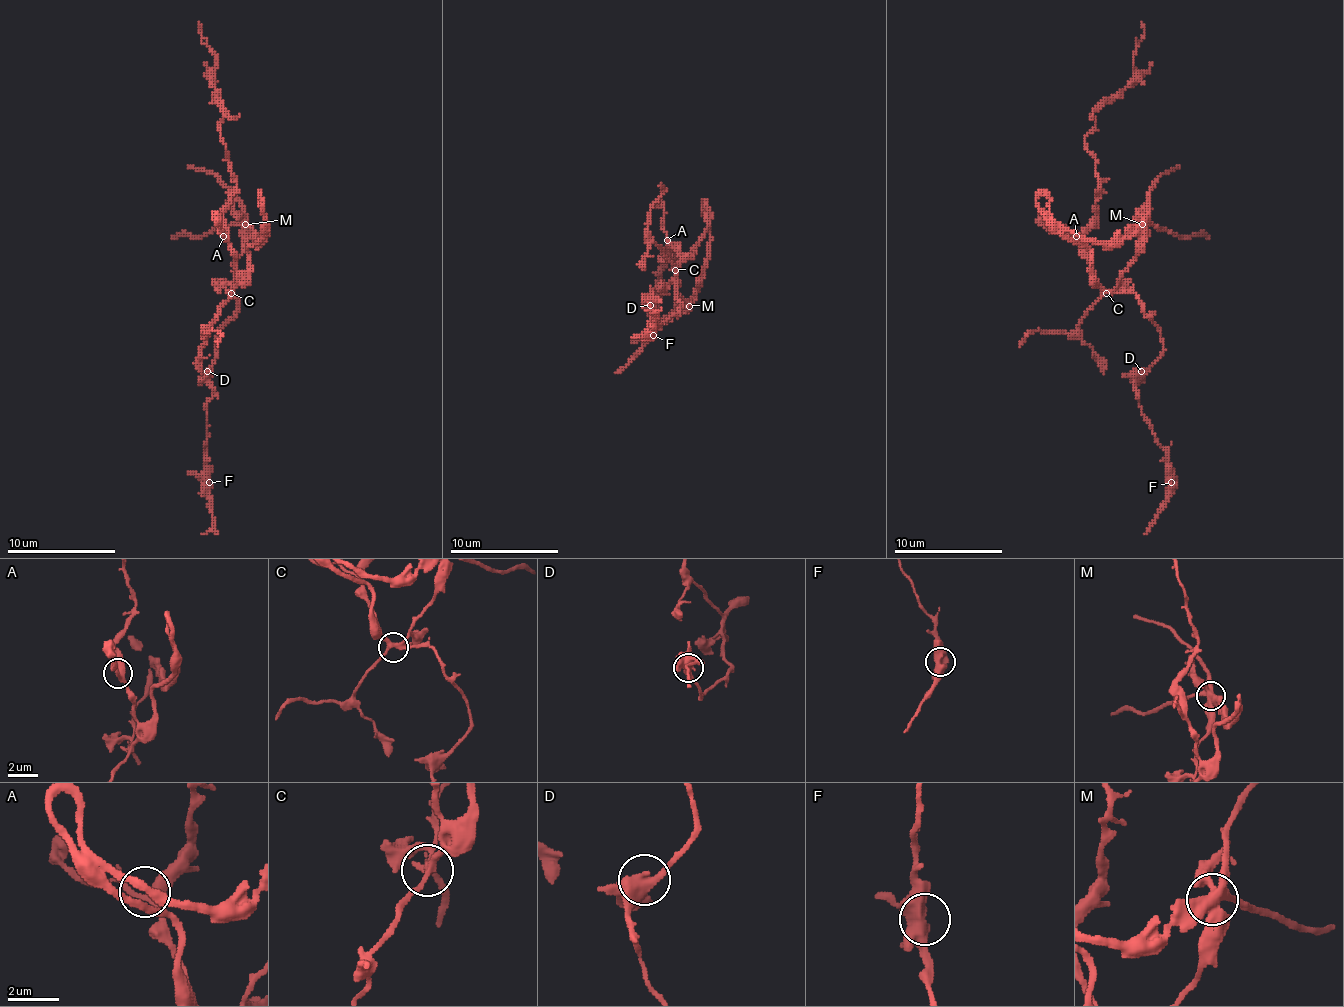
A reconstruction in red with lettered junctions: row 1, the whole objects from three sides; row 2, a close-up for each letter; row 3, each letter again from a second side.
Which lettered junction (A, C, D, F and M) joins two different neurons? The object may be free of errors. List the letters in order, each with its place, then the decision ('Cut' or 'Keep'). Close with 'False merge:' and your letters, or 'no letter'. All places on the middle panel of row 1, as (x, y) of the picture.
A: Place: (667, 240). Keep
C: Place: (675, 270). Keep
D: Place: (650, 305). Keep
F: Place: (653, 335). Keep
M: Place: (689, 306). Keep
False merge: no letter

